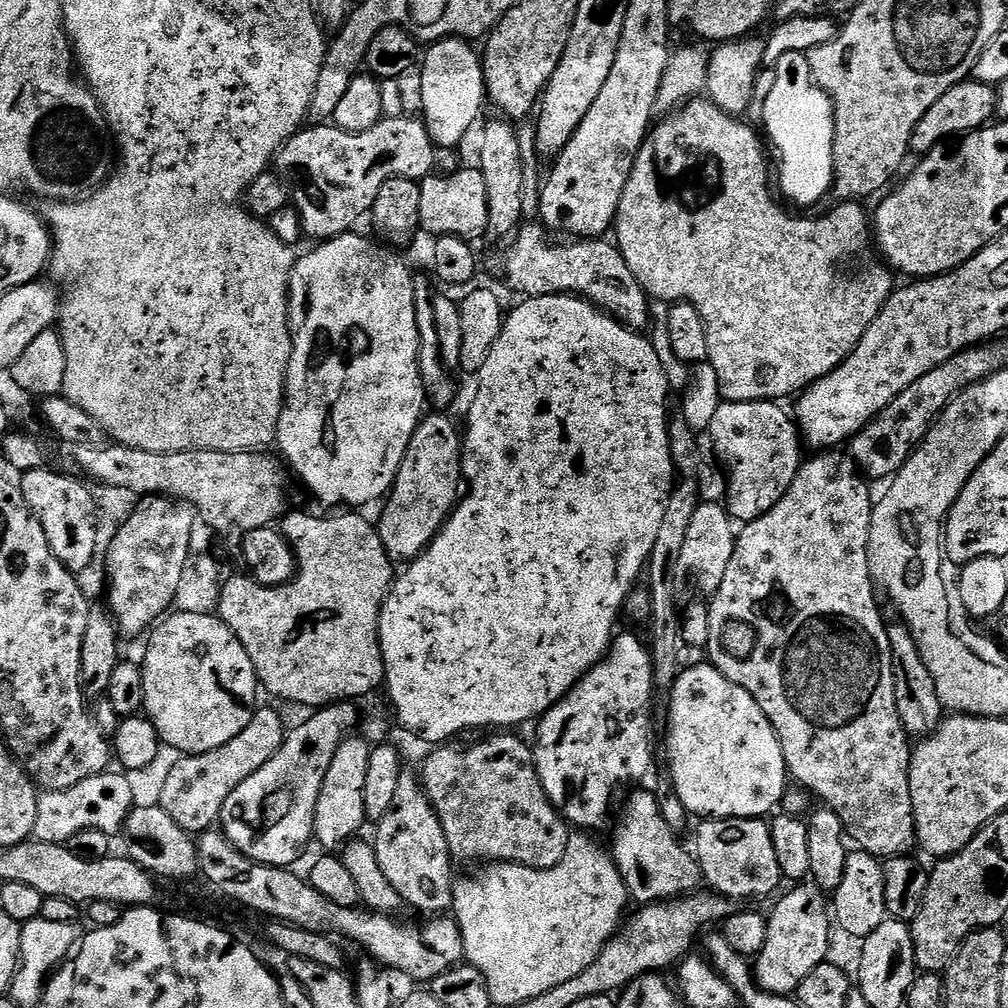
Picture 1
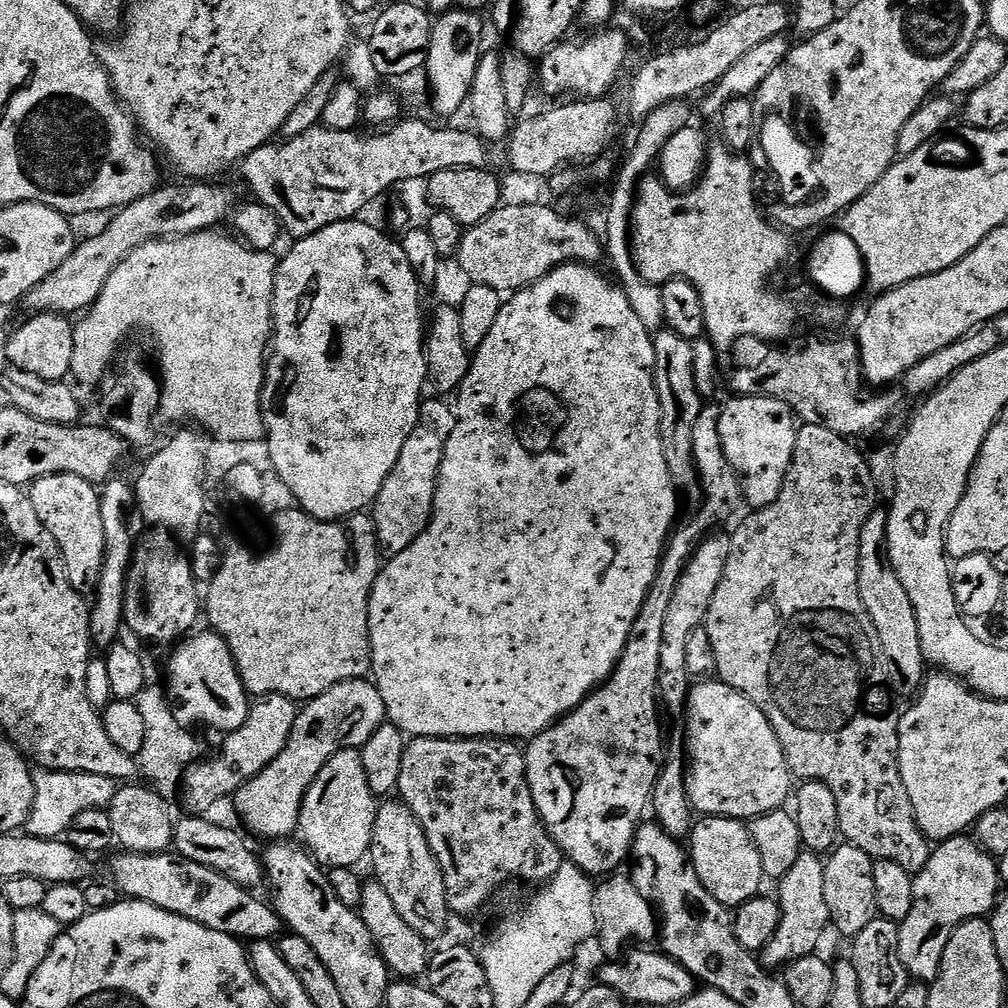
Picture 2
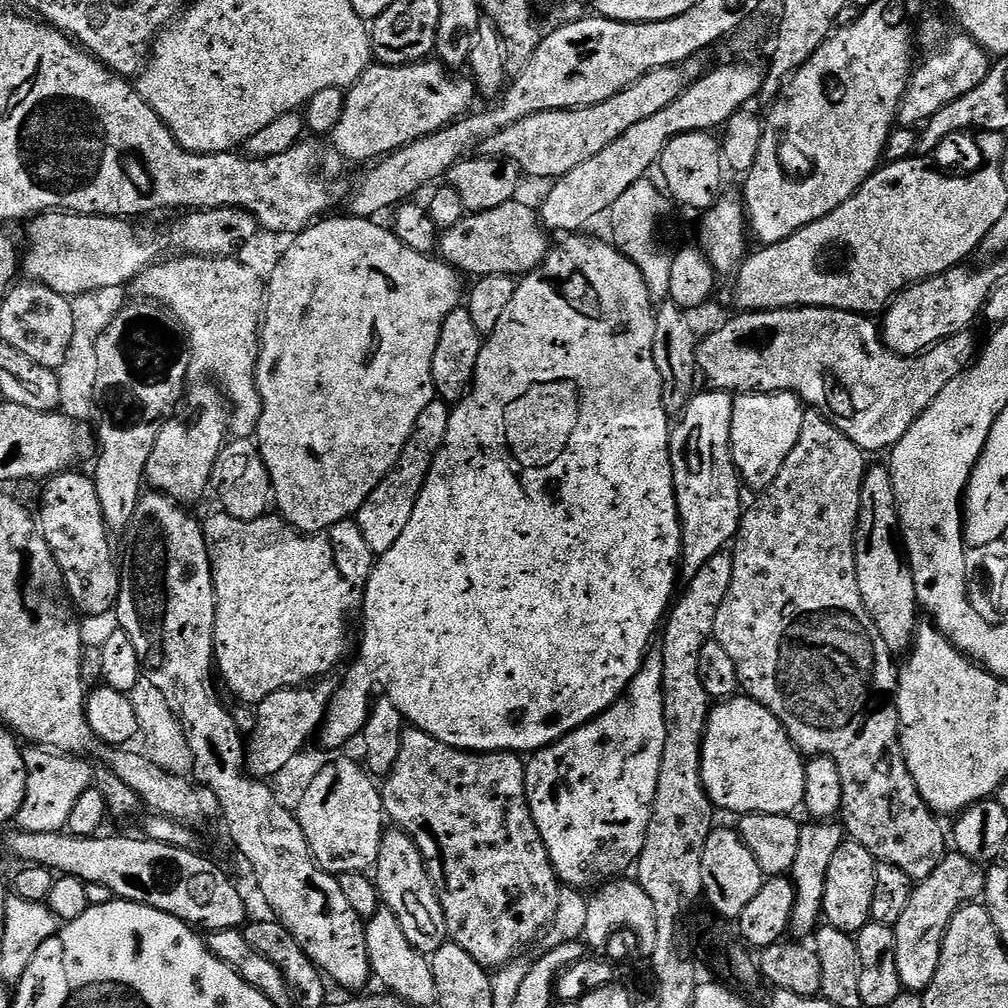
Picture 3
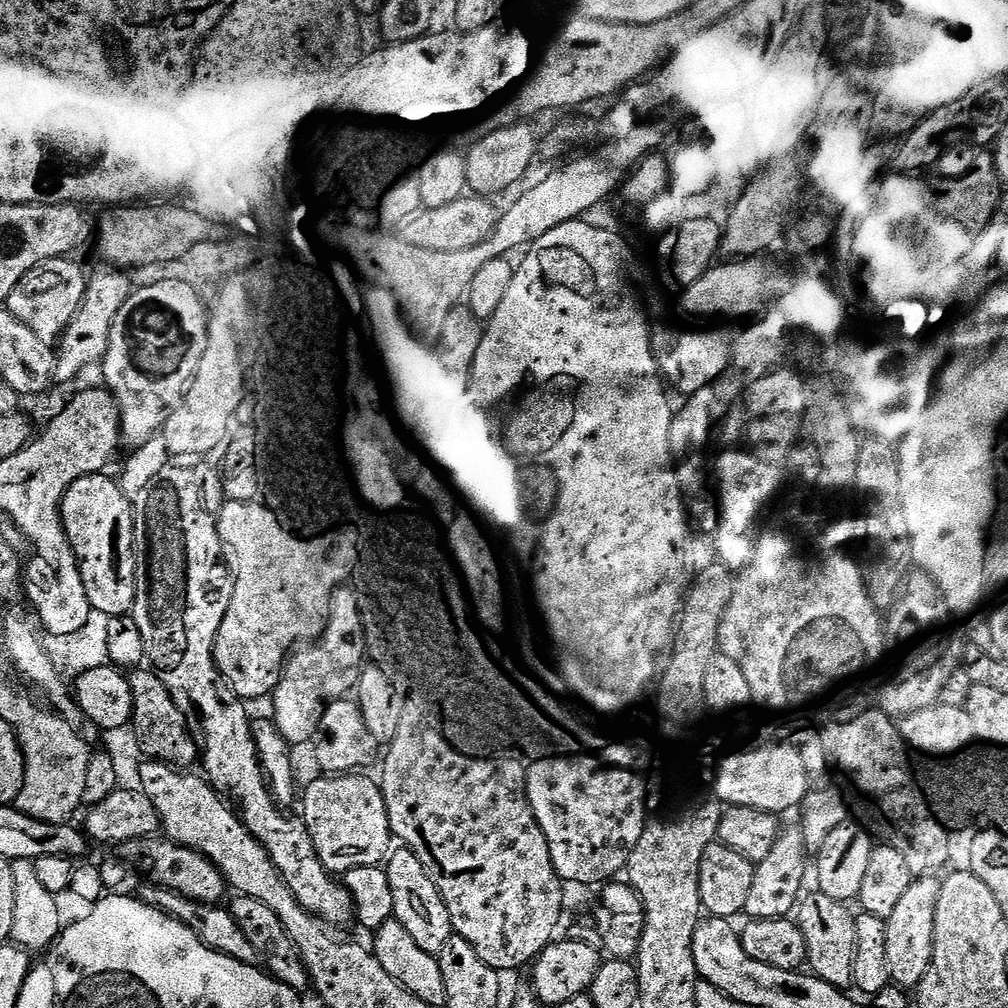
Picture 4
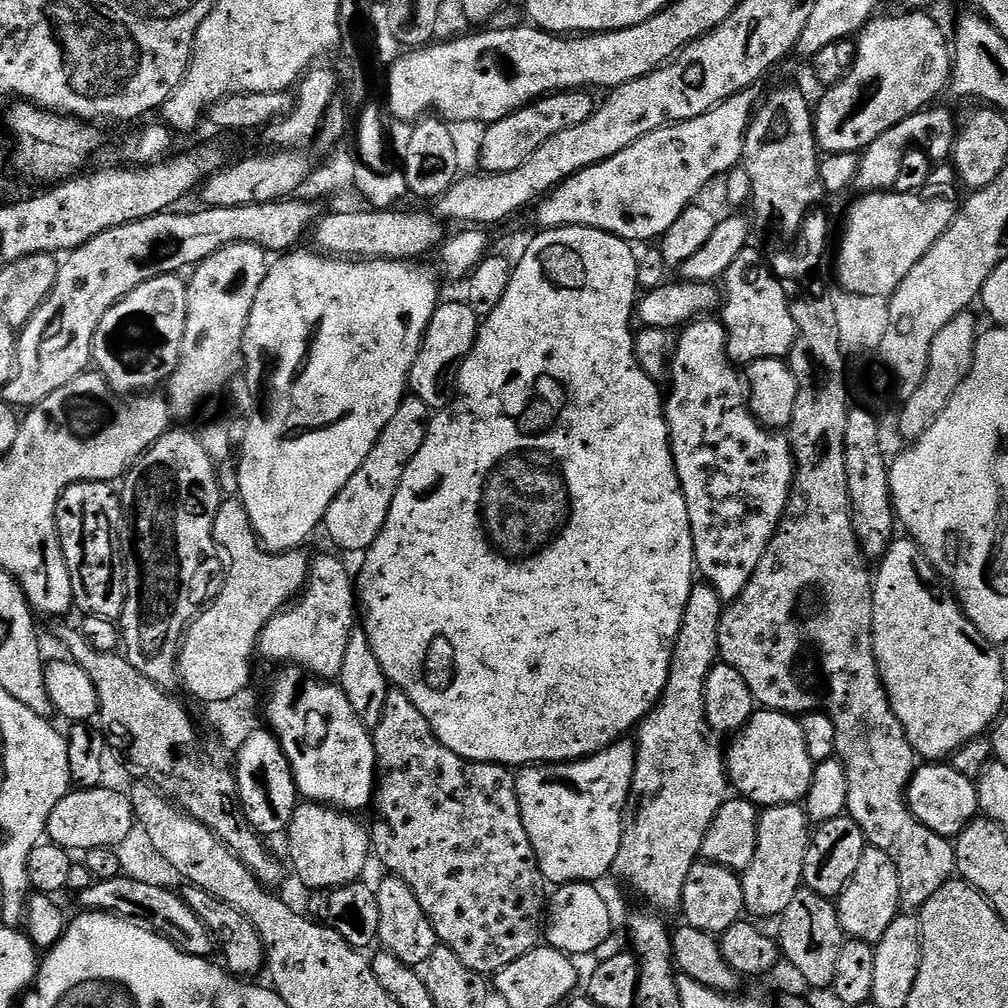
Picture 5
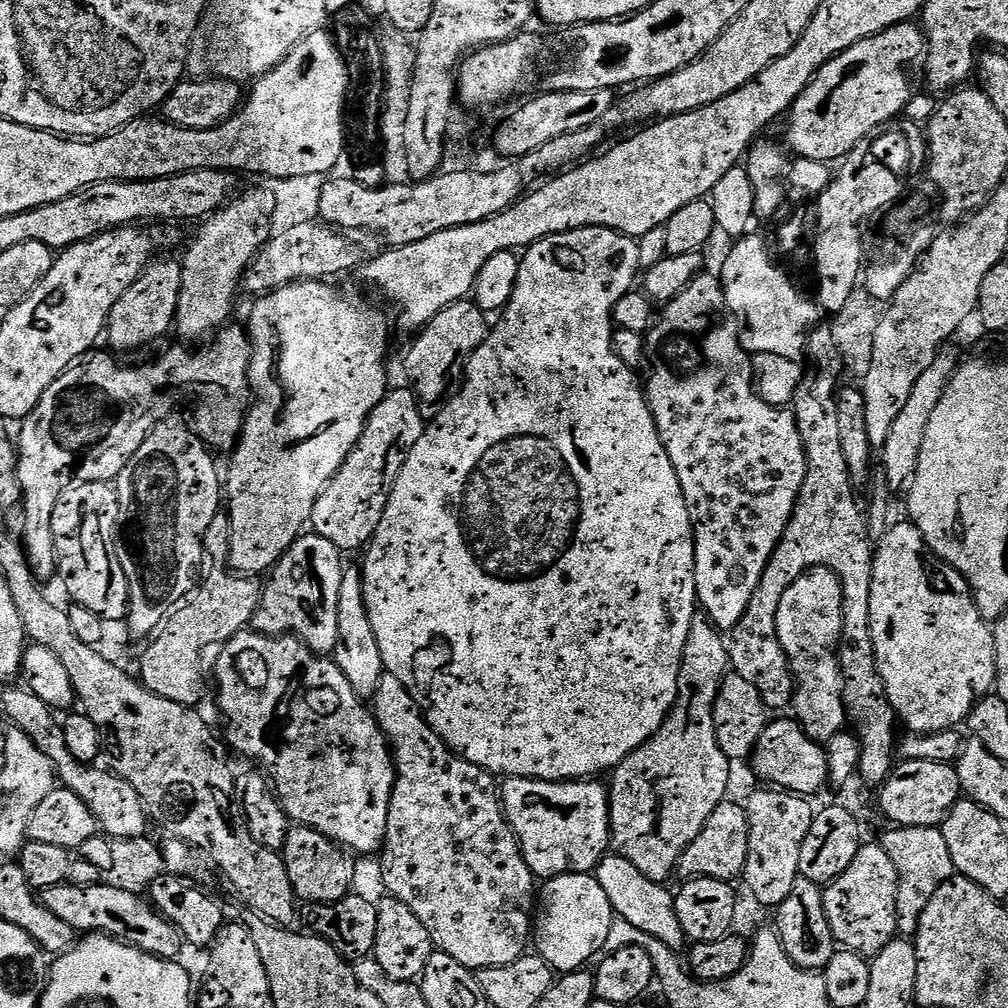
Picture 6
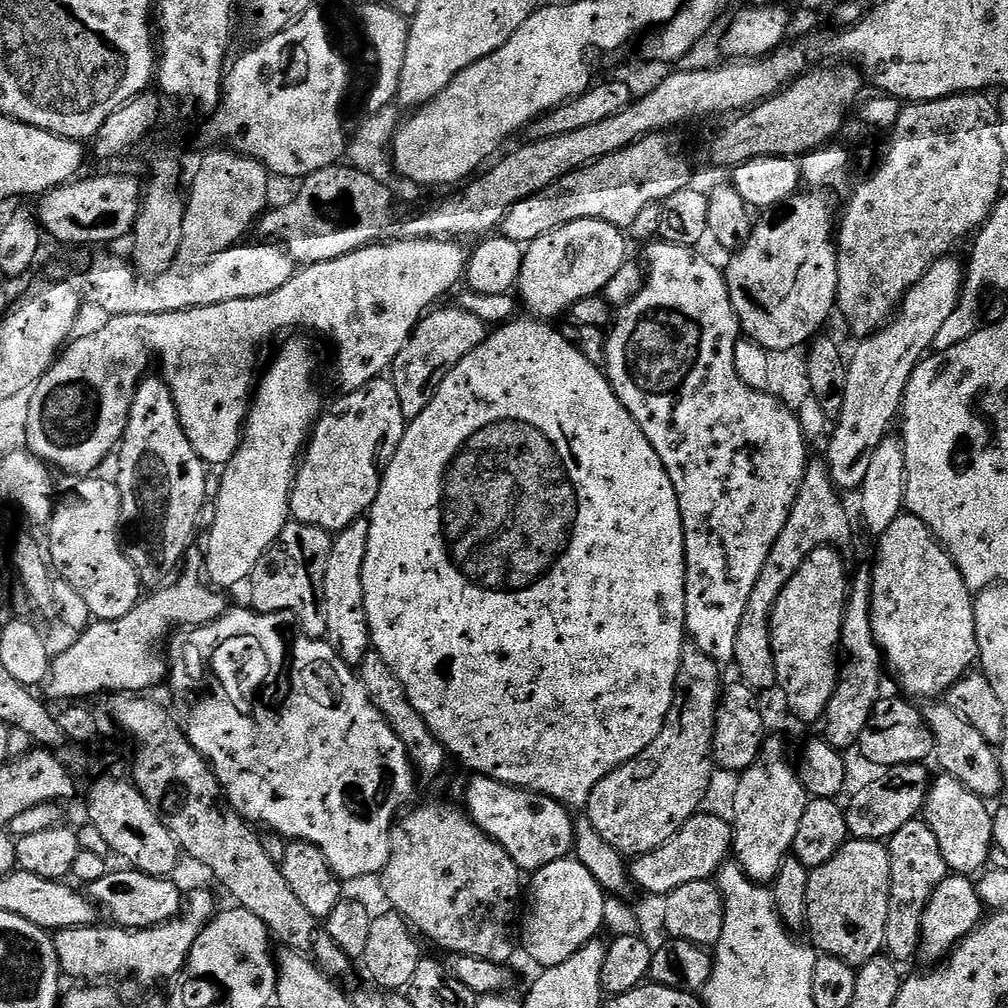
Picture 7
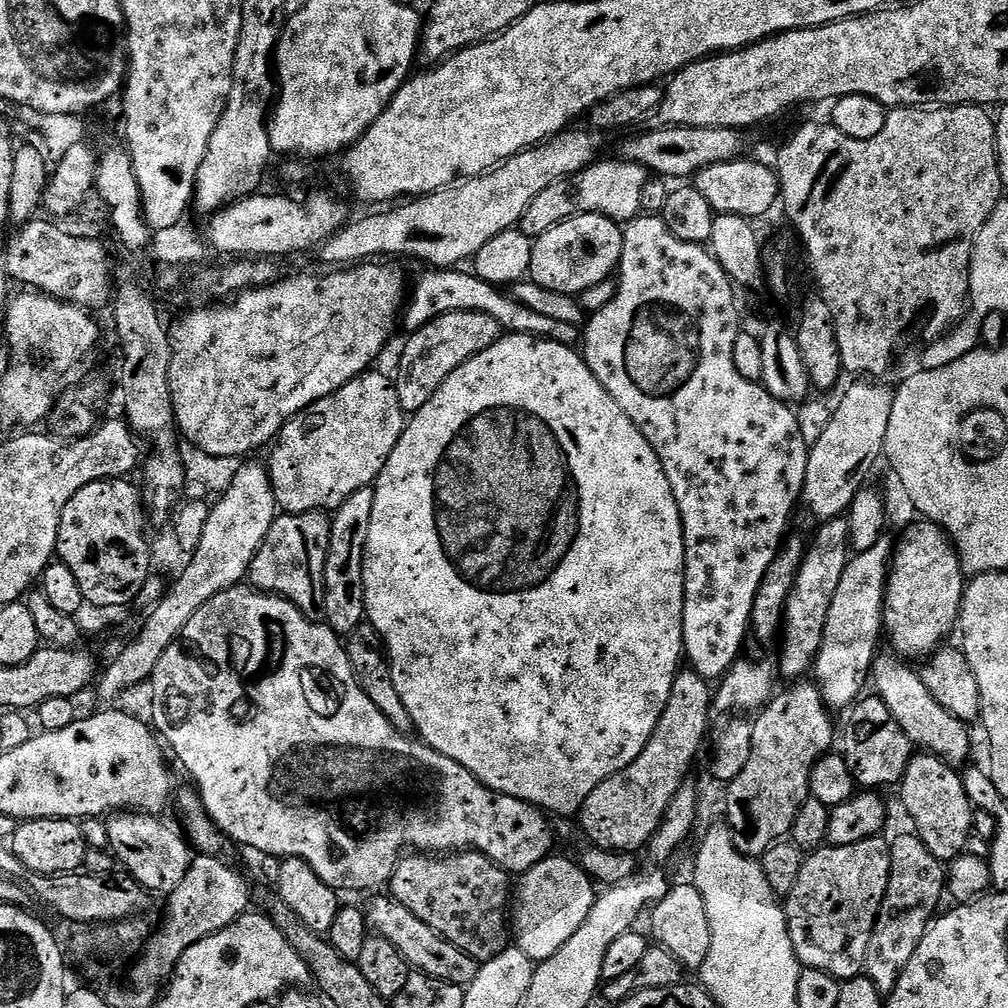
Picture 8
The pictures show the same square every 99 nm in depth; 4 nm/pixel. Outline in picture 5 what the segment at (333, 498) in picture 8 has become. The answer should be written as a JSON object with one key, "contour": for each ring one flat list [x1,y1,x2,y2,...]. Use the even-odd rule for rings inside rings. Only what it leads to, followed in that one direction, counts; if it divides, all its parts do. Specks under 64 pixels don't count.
{"contour":[[404,399,392,421,384,427,374,450,370,450,366,462,362,462,358,474,354,474,338,498,330,502,330,510,326,510,322,528,328,531,329,538,341,548,341,553,363,554,376,541,378,534,382,534,382,526,386,526,386,514,390,514,390,506,402,482,402,474,410,466,414,454,418,454,424,436,428,433,426,421,429,416,430,410,421,400]]}

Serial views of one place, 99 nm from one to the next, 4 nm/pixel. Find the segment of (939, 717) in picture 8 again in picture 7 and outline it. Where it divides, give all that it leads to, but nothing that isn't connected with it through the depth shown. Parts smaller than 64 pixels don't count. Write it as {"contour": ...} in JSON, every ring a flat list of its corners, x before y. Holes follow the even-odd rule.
{"contour":[[947,702,929,703,922,713,925,722,933,732,934,742,936,743,934,760,940,763,939,771,943,775,952,776,958,782,962,782,962,786,966,786,976,796,991,798,991,796,998,795,1006,784,1006,777,1000,769,1000,757,997,749,988,744,986,738,982,738,982,734,978,734,978,730,974,730,974,726,970,726,970,722,966,722,966,718,962,718,962,714,955,712,951,704]]}

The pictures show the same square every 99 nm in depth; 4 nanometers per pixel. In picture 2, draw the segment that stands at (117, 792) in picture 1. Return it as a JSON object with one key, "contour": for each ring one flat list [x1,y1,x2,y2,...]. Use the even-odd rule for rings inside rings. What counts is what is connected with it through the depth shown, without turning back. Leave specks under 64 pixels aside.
{"contour":[[41,771,34,779,34,802,32,813,28,815,27,835,37,836,43,840,63,837,64,832,82,814,91,808,107,809,118,789,117,781,102,778,98,774,81,772]]}

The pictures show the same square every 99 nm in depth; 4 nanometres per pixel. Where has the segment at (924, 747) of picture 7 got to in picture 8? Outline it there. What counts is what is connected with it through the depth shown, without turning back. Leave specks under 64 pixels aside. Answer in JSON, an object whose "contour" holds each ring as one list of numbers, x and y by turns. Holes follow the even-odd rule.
{"contour":[[872,694,857,701,849,713,846,736,849,740,842,755,850,767,857,783,868,790,878,790,880,786,897,785,914,755,914,745,905,730,893,718,889,707,879,696]]}

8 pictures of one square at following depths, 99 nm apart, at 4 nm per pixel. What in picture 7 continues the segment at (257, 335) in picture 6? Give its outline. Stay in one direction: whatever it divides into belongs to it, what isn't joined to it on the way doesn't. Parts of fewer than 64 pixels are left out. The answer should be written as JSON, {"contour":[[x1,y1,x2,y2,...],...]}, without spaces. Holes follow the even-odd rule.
{"contour":[[292,340,276,356,276,361,268,368,264,381,259,381,250,404,248,419,244,425,242,439,234,458,223,465,219,473,221,490,214,499,216,517,208,532,208,553,204,564,208,567,209,585,217,589,232,588,251,577,258,562,267,554,290,522,292,510,292,484,296,481,298,461,305,451,312,429,322,415,320,392,312,388,312,375,316,372,316,360,312,352,300,340]]}

